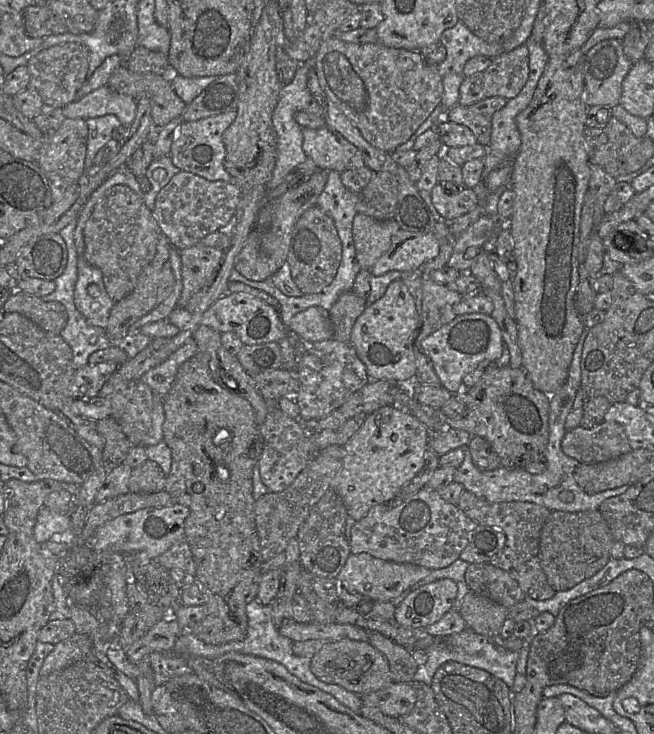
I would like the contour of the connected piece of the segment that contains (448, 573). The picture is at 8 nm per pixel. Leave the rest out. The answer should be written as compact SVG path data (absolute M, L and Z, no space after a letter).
M455 560L446 568L433 570L427 577L406 589L402 594L392 600L394 606L398 606L408 595L409 592L415 591L420 587L433 583L441 579L451 579L457 584L457 595L451 610L459 612L465 595L470 591L465 582L465 572L469 563L461 560Z

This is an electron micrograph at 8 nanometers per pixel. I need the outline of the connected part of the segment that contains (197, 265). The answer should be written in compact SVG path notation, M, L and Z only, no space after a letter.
M197 243L179 250L182 291L177 307L185 308L190 298L212 279L225 251Z

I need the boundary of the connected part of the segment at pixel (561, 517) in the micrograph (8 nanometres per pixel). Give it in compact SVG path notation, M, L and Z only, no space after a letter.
M598 510L581 512L551 511L540 533L539 559L549 585L556 591L567 591L598 573L611 559L614 540L611 531Z

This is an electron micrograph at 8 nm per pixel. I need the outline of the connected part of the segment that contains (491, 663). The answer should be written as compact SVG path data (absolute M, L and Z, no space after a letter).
M465 629L448 638L436 639L437 641L426 650L427 661L417 667L412 682L421 682L430 686L437 669L445 662L455 661L484 670L511 688L517 673L516 665L519 659L519 652L507 651L497 645L493 639L495 638L481 636L470 629Z

